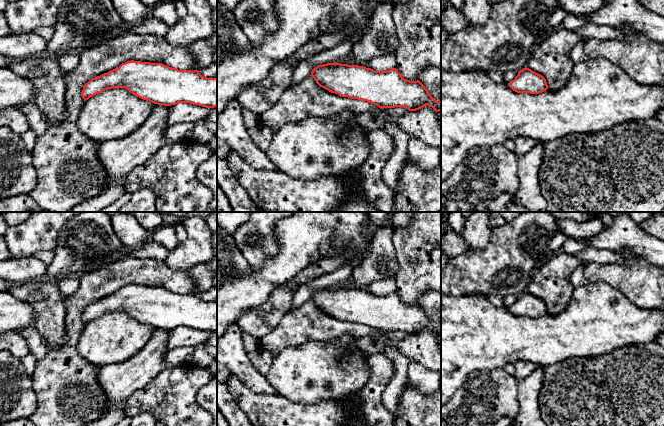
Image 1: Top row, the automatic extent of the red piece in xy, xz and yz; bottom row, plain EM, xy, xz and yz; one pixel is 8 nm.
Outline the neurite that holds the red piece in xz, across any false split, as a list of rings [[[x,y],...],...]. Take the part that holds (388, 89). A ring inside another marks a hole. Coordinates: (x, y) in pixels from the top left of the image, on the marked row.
[[[327,63],[315,67],[311,75],[316,83],[331,93],[342,97],[367,101],[379,108],[403,107],[409,111],[416,111],[428,105],[436,112],[441,111],[441,100],[435,100],[419,81],[404,79],[396,68],[387,71],[375,71],[358,65],[341,63]]]

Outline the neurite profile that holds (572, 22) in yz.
[[[569,14],[565,17],[561,27],[567,30],[577,30],[588,24],[589,15],[574,15]]]

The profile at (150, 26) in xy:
[[[149,16],[141,23],[132,25],[130,32],[139,35],[155,35],[163,37],[168,32],[168,30],[169,27],[165,25],[162,21],[153,16]]]

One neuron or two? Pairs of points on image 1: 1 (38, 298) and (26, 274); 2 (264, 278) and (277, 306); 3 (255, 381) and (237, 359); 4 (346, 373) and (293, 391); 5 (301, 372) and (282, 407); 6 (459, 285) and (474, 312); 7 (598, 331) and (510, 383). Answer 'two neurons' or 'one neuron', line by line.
1: two neurons
2: two neurons
3: one neuron
4: one neuron
5: two neurons
6: two neurons
7: two neurons

